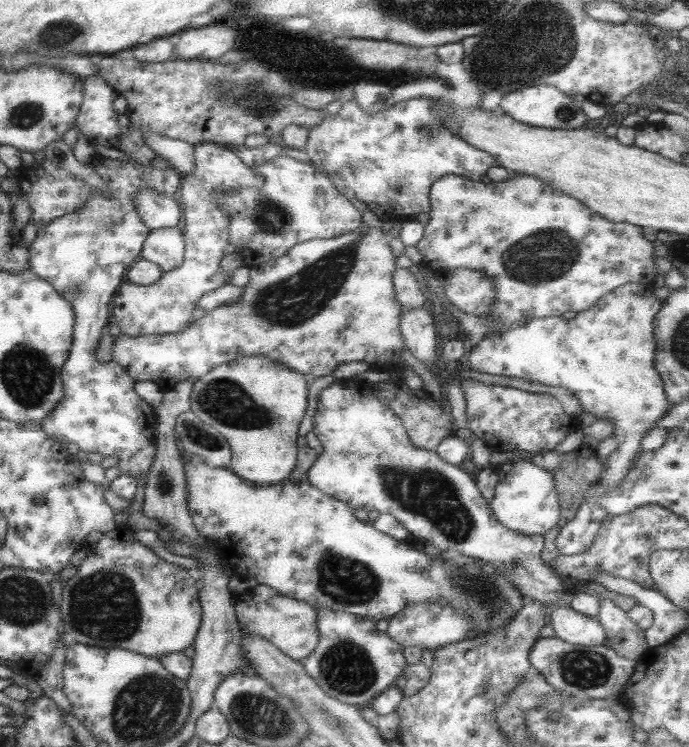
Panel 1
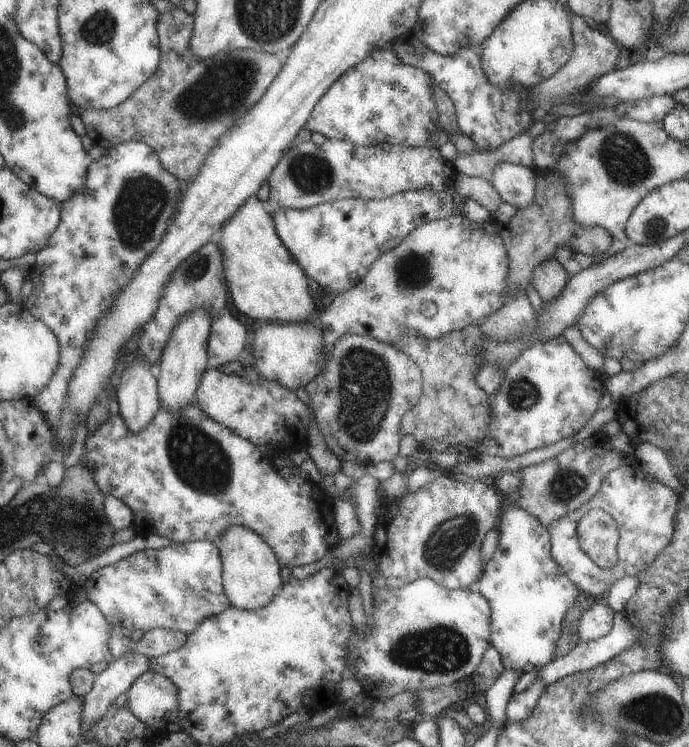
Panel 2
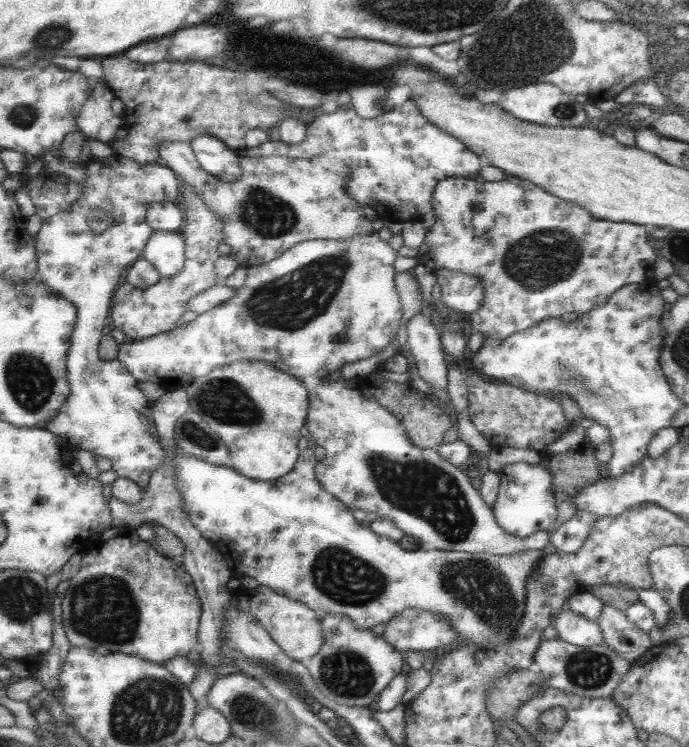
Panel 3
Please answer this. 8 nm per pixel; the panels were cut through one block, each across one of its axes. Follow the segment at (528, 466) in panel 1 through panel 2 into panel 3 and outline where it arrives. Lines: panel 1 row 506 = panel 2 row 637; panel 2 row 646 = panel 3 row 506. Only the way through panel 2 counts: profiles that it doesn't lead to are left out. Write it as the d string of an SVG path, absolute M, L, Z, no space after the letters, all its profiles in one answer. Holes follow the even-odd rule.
M516 462L503 466L497 474L500 481L491 512L501 530L519 538L527 538L533 532L545 531L553 524L557 497L551 486L551 475L544 464Z

